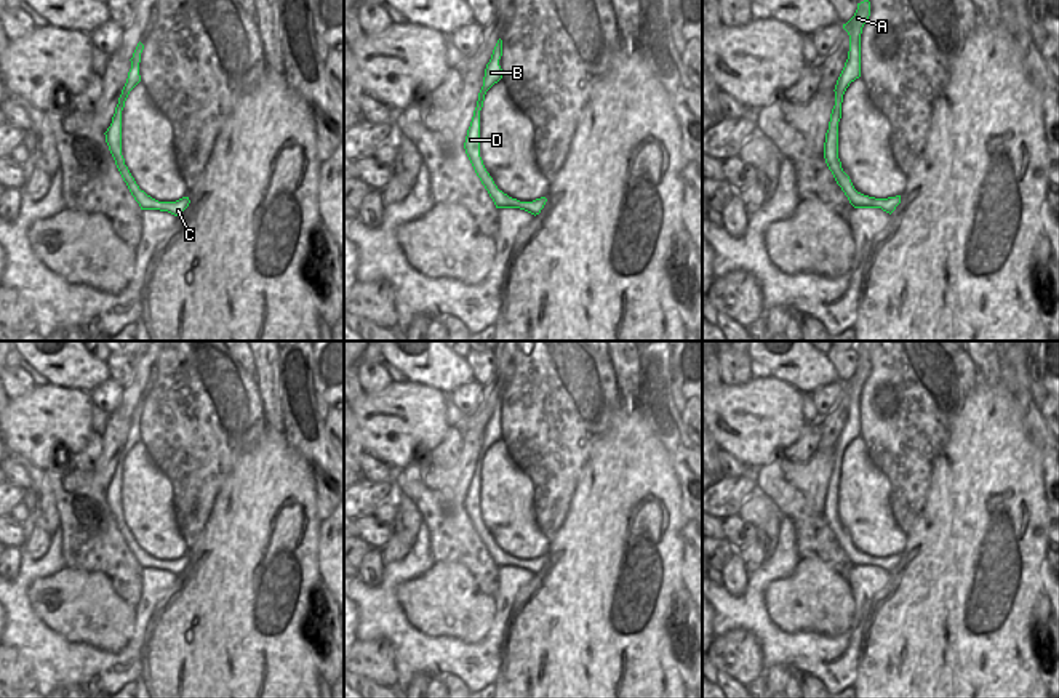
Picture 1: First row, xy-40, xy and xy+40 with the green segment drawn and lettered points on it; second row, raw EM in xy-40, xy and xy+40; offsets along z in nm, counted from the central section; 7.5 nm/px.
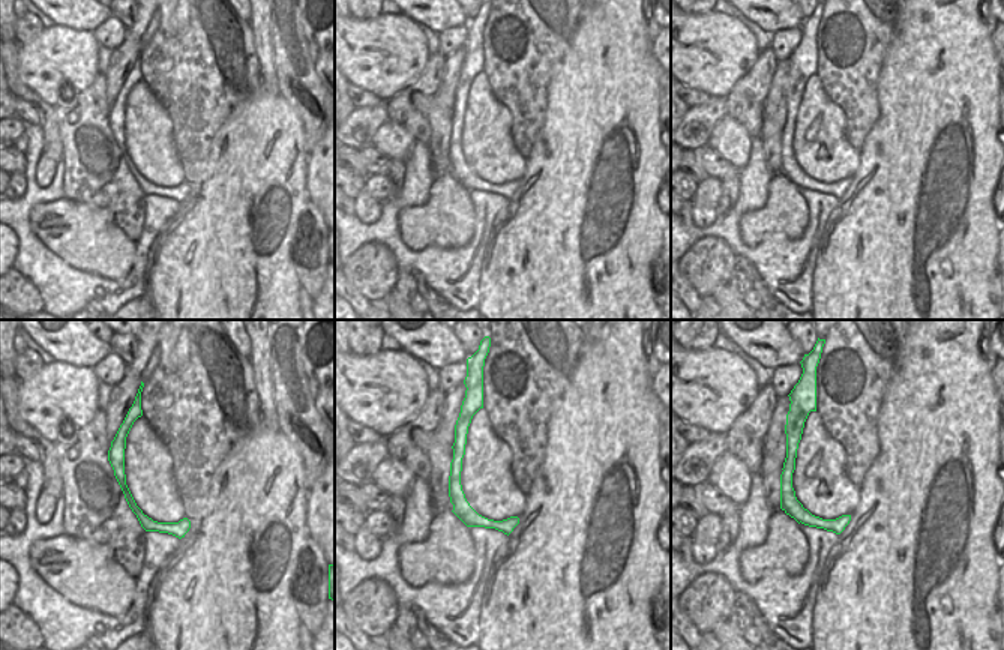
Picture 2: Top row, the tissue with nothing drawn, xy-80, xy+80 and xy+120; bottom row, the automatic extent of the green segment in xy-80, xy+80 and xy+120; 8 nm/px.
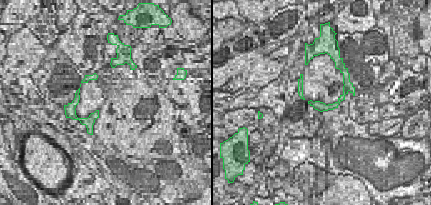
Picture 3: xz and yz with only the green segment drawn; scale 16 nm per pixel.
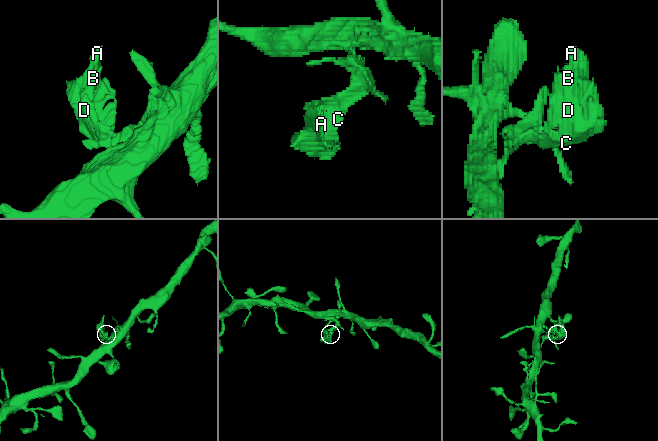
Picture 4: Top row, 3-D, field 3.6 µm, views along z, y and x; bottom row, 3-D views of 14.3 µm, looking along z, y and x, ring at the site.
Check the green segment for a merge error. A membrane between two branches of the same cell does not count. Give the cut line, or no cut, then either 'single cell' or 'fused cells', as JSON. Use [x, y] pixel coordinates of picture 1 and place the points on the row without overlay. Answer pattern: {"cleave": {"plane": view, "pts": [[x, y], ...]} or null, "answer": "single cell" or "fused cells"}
{"cleave": null, "answer": "single cell"}

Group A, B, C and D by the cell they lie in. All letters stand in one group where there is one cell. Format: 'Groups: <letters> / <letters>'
Groups: A B C D

